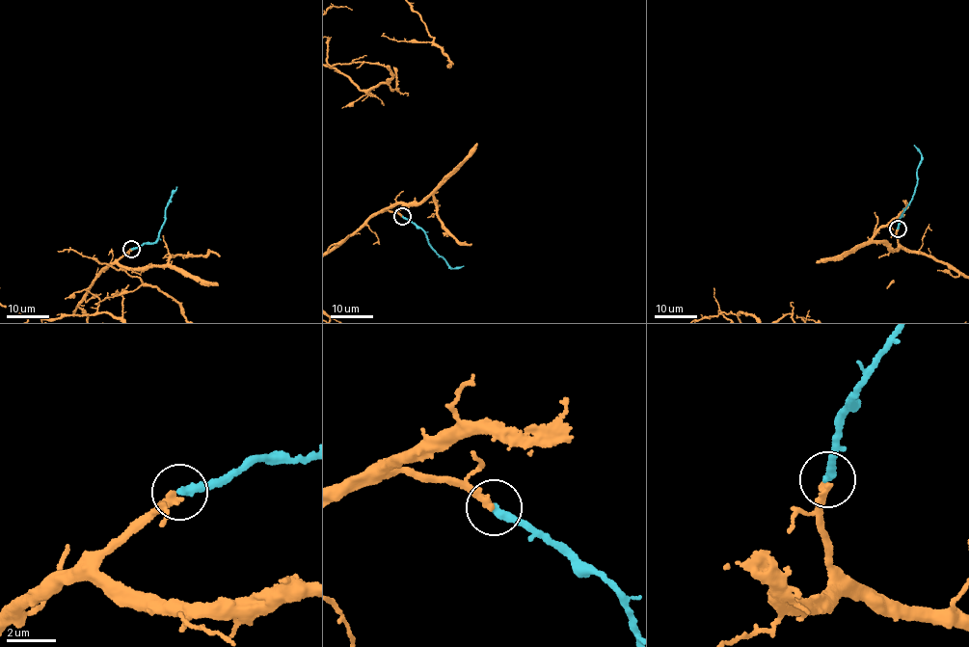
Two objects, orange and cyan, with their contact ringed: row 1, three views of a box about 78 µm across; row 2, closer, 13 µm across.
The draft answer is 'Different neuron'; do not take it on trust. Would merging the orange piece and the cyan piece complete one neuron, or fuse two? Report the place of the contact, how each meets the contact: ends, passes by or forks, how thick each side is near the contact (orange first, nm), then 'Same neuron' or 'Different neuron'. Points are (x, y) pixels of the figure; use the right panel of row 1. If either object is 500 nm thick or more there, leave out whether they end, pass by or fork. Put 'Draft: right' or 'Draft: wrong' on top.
Draft: wrong
Place: (898, 229). At the ring orange ends. At the ring cyan ends. Thickness 320 nm (orange) against 360 nm. Same neuron

